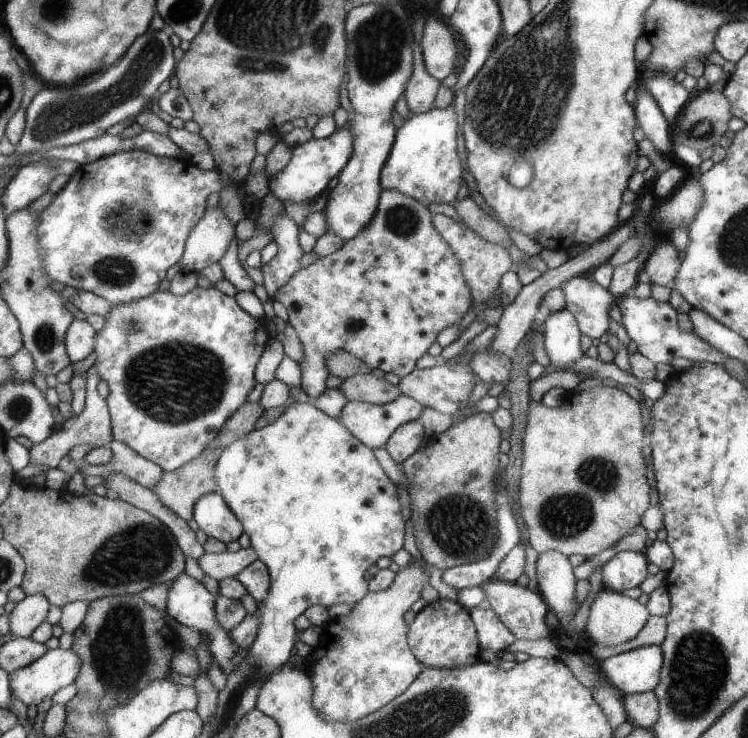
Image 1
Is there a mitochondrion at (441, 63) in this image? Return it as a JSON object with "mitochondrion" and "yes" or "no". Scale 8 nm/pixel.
{"mitochondrion":"no"}

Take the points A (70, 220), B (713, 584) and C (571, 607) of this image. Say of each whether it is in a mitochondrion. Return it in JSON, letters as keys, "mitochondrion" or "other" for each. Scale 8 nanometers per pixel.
{"A":"other","B":"other","C":"other"}

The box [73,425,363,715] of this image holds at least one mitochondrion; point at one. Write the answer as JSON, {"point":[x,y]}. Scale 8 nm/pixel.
{"point":[120,653]}

